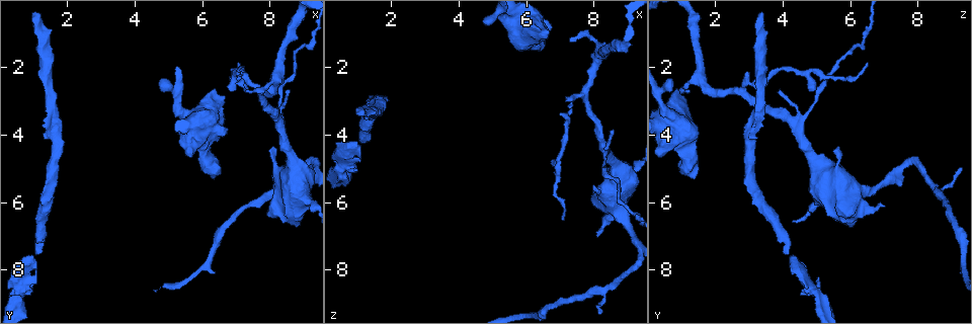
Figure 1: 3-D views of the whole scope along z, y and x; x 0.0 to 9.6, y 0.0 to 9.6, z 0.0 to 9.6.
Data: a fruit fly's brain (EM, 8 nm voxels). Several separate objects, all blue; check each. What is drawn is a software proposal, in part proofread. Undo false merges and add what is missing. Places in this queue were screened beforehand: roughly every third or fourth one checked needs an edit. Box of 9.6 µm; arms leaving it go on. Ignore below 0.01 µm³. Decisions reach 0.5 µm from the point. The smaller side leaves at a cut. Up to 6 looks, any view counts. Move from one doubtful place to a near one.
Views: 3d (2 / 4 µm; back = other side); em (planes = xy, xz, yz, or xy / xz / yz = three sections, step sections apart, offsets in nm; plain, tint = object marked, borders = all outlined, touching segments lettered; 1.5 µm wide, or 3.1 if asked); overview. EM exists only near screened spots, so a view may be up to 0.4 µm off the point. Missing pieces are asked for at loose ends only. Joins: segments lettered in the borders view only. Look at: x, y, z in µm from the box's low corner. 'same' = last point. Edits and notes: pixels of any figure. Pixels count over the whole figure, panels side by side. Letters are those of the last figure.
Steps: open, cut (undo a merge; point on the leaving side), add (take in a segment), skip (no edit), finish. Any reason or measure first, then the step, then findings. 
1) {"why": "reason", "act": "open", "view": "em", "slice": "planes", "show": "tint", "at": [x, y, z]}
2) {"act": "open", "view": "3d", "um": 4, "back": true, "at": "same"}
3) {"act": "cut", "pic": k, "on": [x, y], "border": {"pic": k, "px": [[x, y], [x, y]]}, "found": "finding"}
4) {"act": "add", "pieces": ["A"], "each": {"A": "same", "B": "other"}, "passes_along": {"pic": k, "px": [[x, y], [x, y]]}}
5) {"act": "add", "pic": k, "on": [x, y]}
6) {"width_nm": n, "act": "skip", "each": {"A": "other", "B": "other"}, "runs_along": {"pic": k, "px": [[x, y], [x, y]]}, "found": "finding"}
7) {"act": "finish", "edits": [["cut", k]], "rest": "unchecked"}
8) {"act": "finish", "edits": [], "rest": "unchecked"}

{"why": "thin end", "act": "open", "view": "em", "slice": "xy", "step": 8, "show": "borders", "at": [7.15, 1.80, 6.50]}

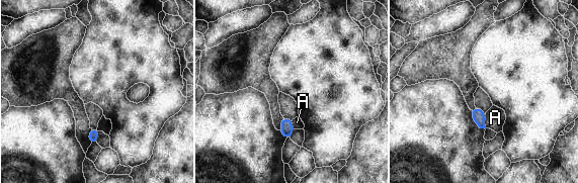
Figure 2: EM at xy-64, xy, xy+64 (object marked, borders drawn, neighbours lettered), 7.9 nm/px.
{"longest_contact_nm": ["A", 110], "act": "skip", "each": {"A": "other"}, "border": {"pic": 2, "px": [[486, 114], [485, 127]]}, "found": "none of them fits"}

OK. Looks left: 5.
{"why": "branch point", "act": "open", "view": "em", "slice": "yz", "step": 8, "show": "borders", "at": [7.75, 2.80, 2.80]}

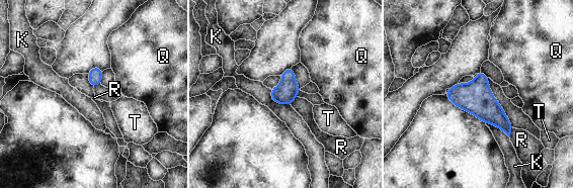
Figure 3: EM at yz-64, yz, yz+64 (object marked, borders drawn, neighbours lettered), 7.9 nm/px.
{"width_nm": 130, "act": "skip", "each": {"K": "other", "Q": "other", "R": "other", "T": "other"}, "border": {"pic": 3, "px": [[269, 89], [274, 101], [291, 106]]}, "found": "one cell here"}

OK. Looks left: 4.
{"why": "stops while still wide", "act": "open", "view": "3d", "um": 4, "at": [6.70, 2.90, 1.00]}

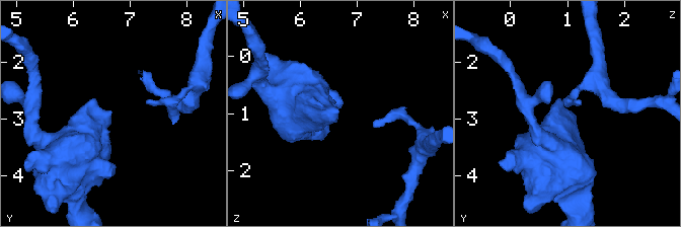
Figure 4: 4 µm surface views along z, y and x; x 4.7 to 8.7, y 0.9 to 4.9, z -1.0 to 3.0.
{"why": "need the tissue", "act": "open", "view": "em", "slice": "yz", "step": 8, "show": "plain", "at": [6.70, 2.95, 1.05]}

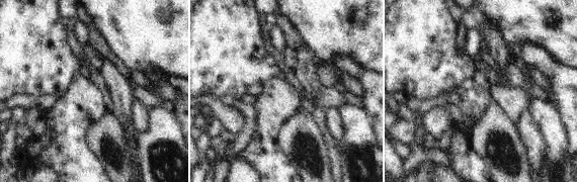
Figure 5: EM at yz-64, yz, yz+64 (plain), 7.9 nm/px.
{"why": "see the neighbours", "act": "open", "view": "em", "slice": "yz", "step": 8, "show": "borders", "at": "same"}

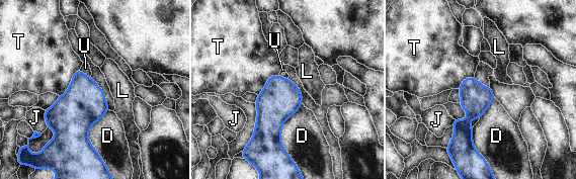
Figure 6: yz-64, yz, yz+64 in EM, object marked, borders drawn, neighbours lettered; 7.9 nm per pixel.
{"act": "skip", "each": {"D": "other", "J": "other", "L": "other", "T": "other", "U": "other"}, "border": {"pic": 6, "px": [[302, 103], [280, 131], [290, 156]]}, "found": "none of them fits"}

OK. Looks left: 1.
{"act": "finish", "edits": [], "rest": "unchecked"}

